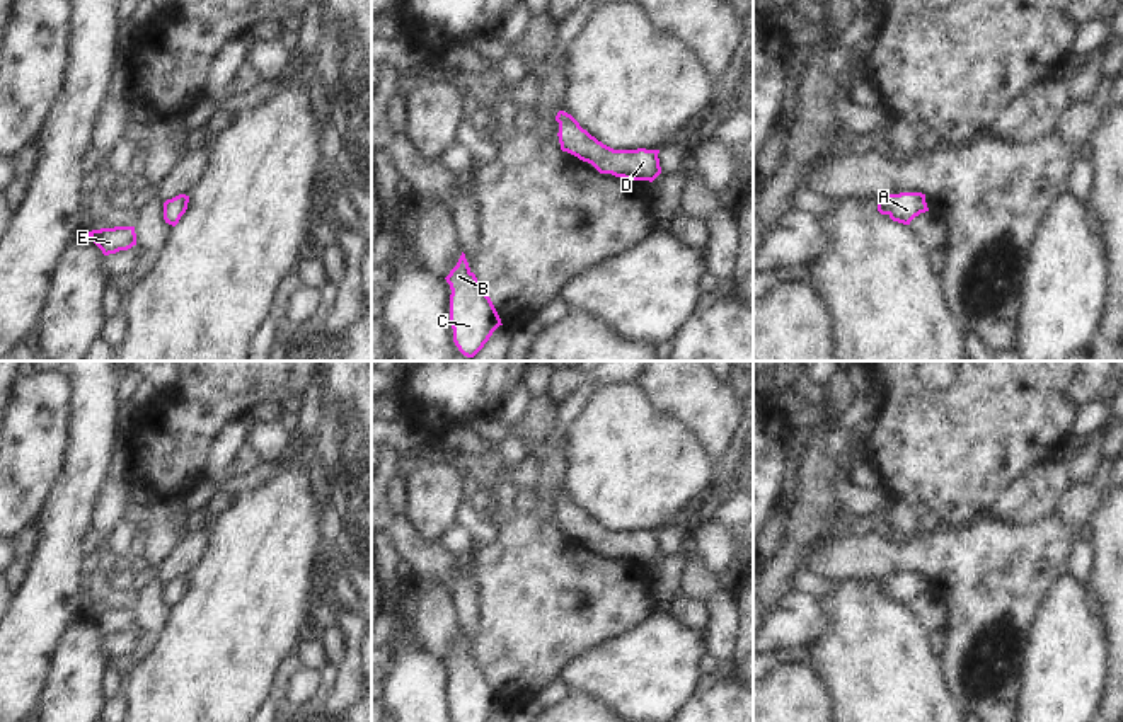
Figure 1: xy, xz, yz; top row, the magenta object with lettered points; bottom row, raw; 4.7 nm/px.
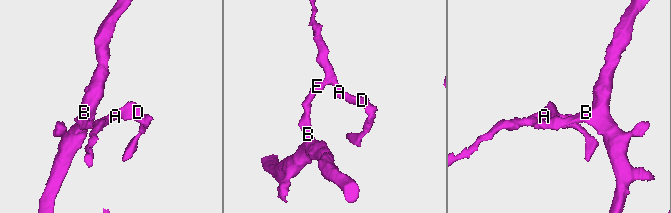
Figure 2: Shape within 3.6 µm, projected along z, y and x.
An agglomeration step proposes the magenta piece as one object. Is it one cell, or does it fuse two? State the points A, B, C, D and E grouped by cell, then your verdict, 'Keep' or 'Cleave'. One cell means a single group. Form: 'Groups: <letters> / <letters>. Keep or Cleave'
Groups: A B C D E. Keep.

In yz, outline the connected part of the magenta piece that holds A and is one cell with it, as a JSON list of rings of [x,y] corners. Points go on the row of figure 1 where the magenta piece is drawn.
[[[900,192],[888,194],[878,201],[878,211],[888,215],[893,221],[910,225],[920,213],[929,211],[925,194],[922,192]]]

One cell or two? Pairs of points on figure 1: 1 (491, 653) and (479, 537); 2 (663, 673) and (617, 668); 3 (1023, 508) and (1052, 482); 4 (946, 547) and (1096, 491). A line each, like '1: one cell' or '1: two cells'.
1: two cells
2: one cell
3: one cell
4: one cell

